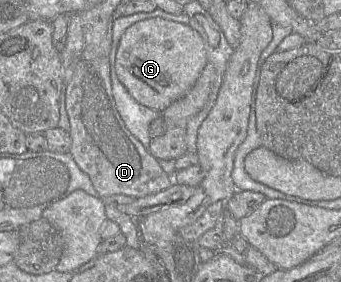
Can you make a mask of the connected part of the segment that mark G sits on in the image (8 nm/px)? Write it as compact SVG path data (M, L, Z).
M162 18L139 21L121 36L115 56L118 80L139 104L162 112L183 97L207 64L204 40L188 24Z

